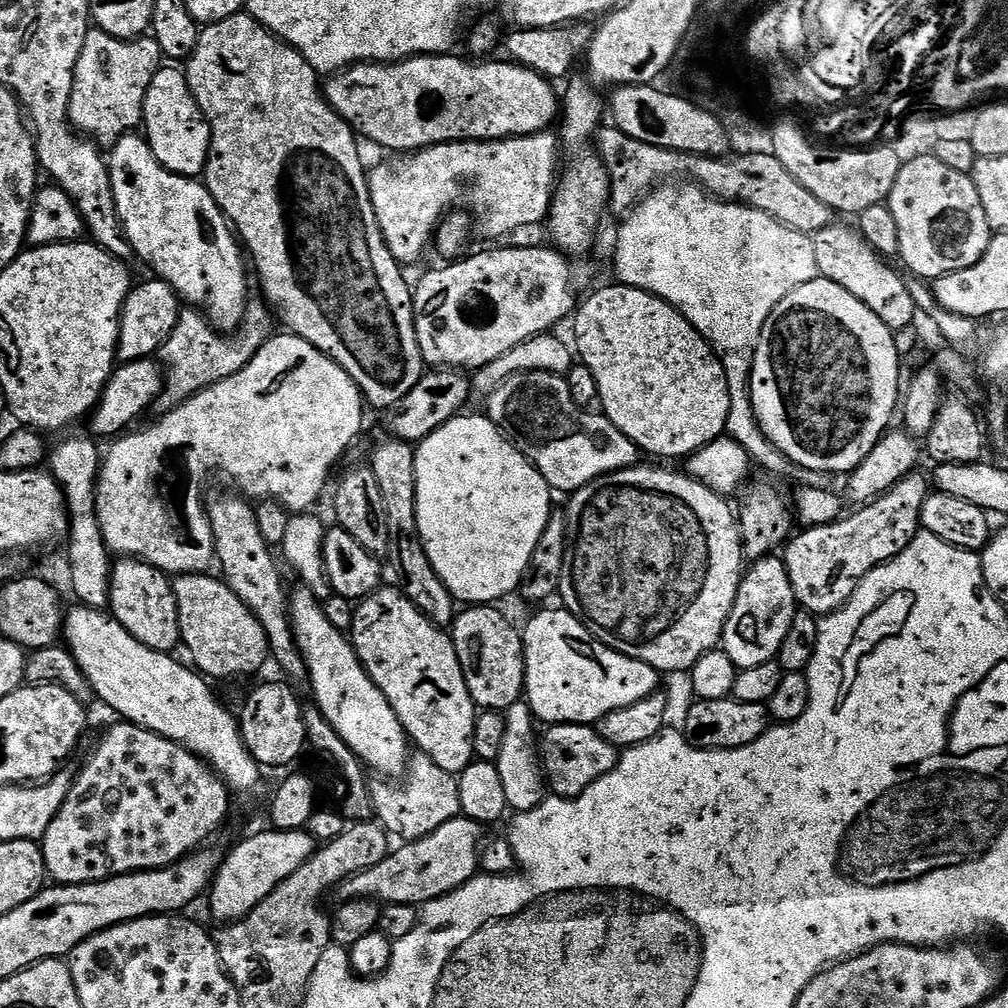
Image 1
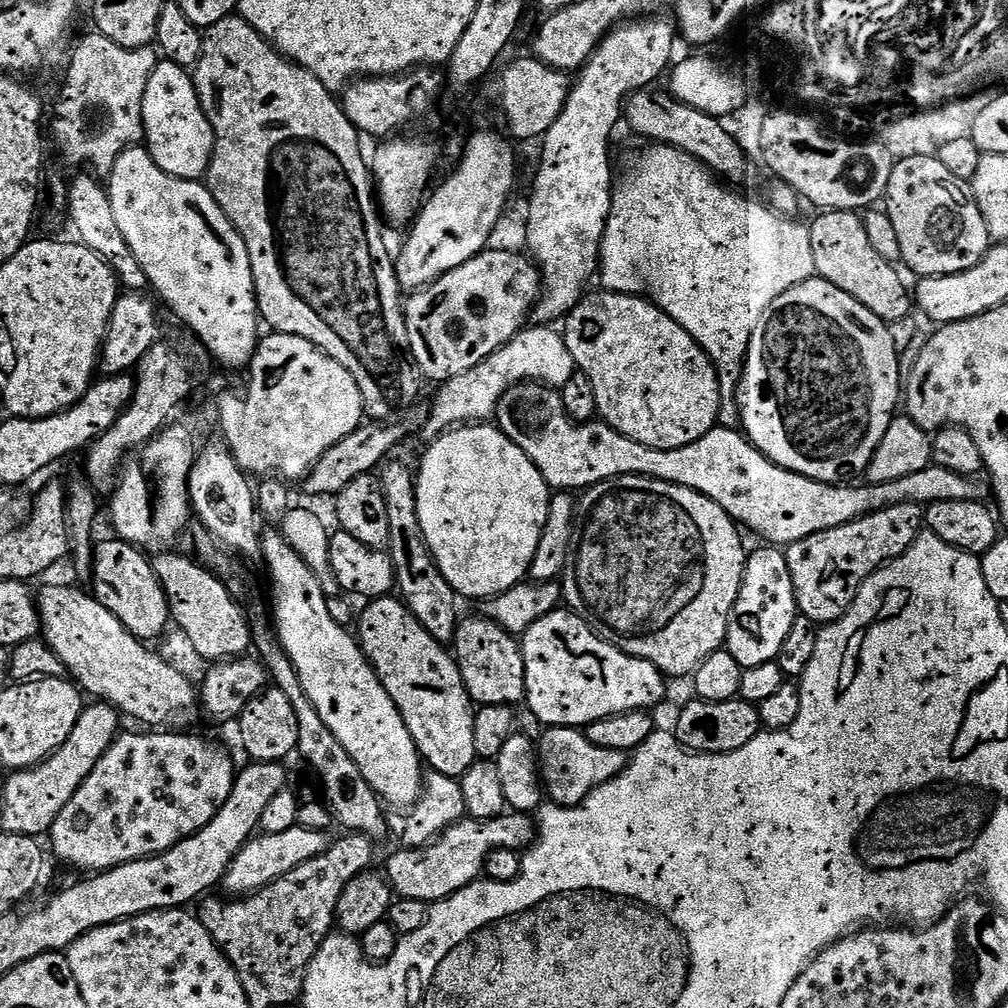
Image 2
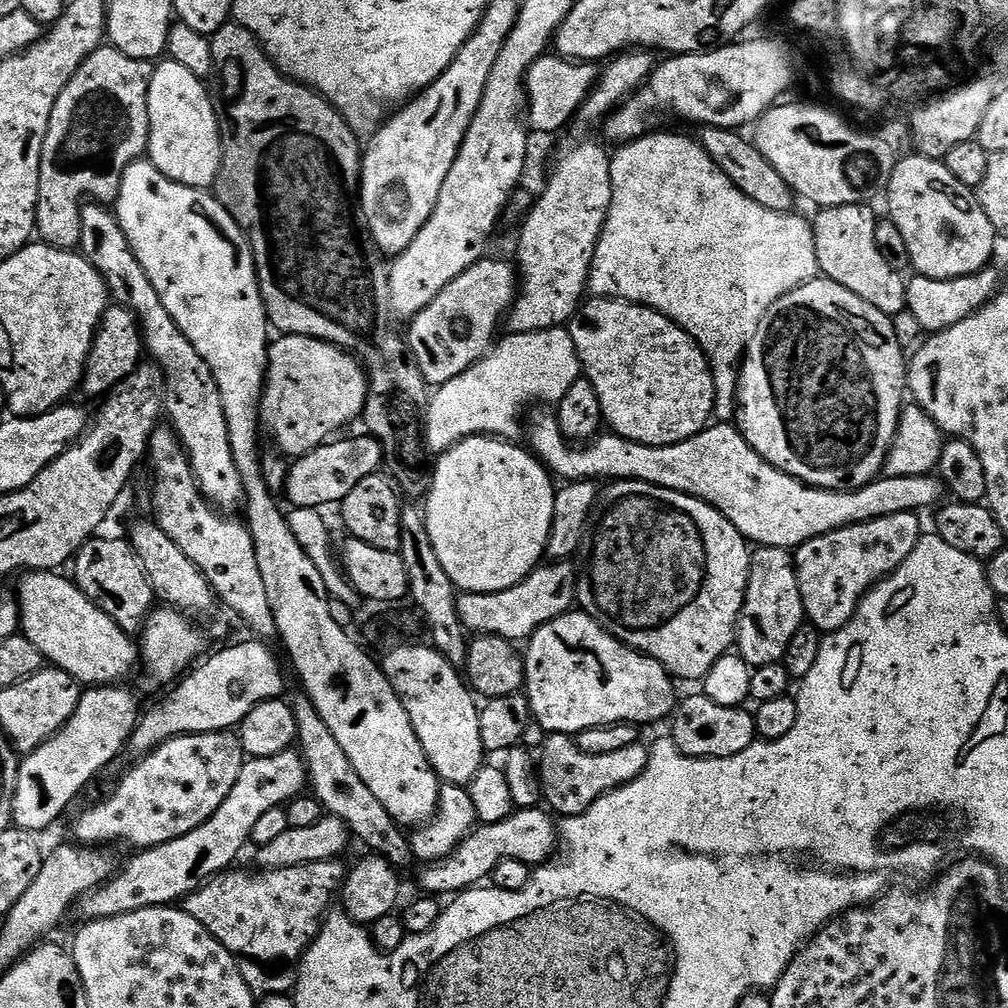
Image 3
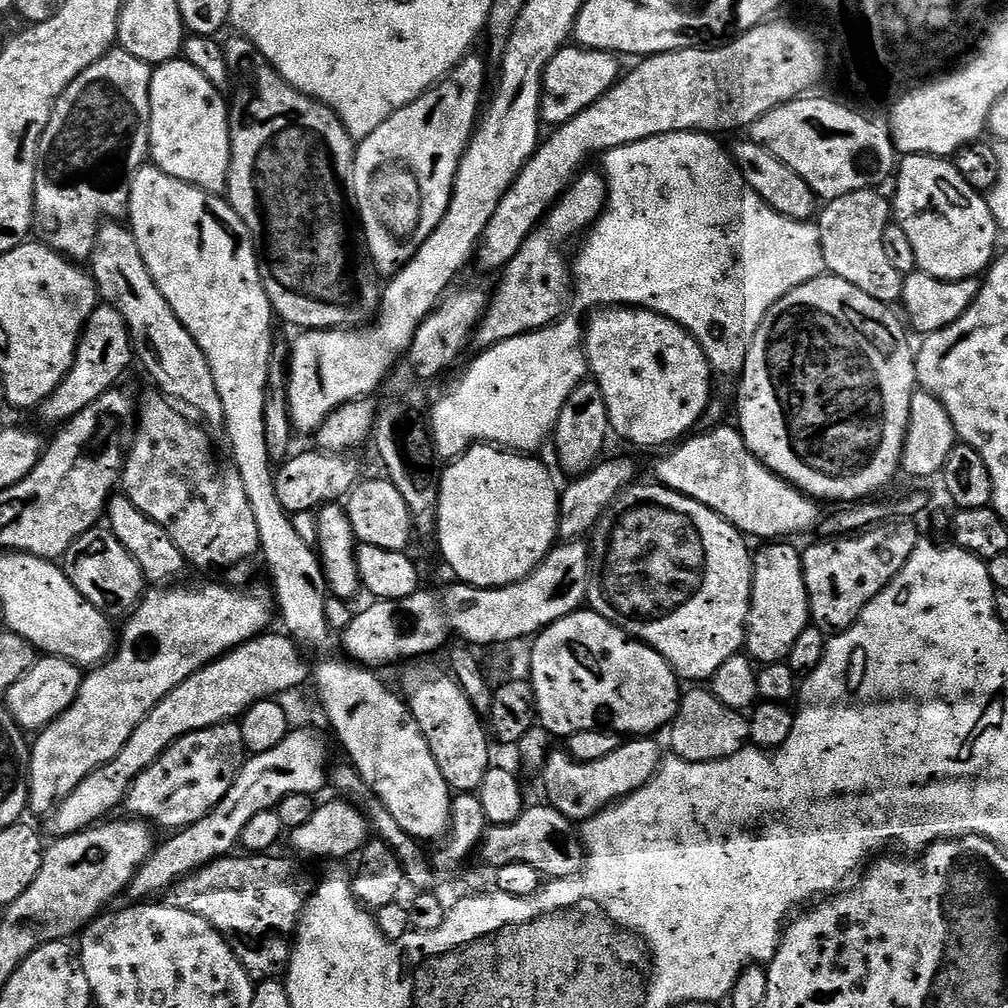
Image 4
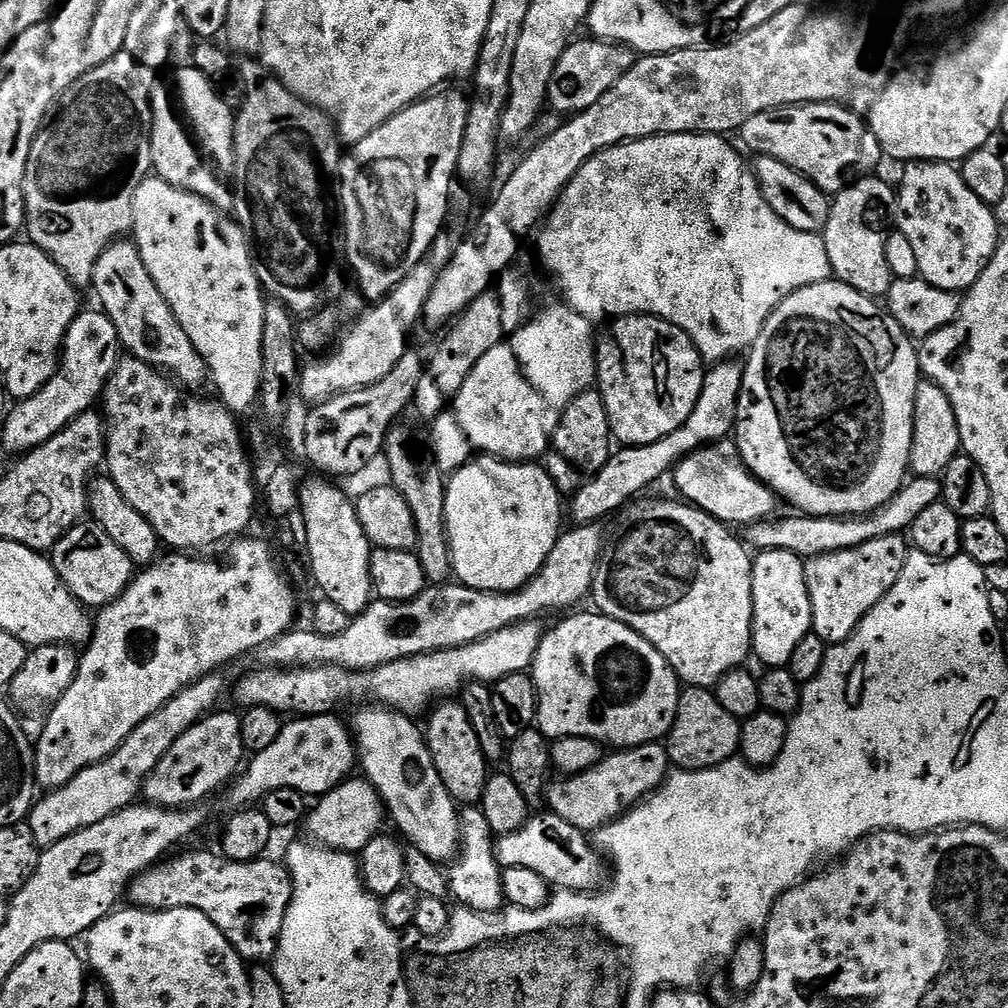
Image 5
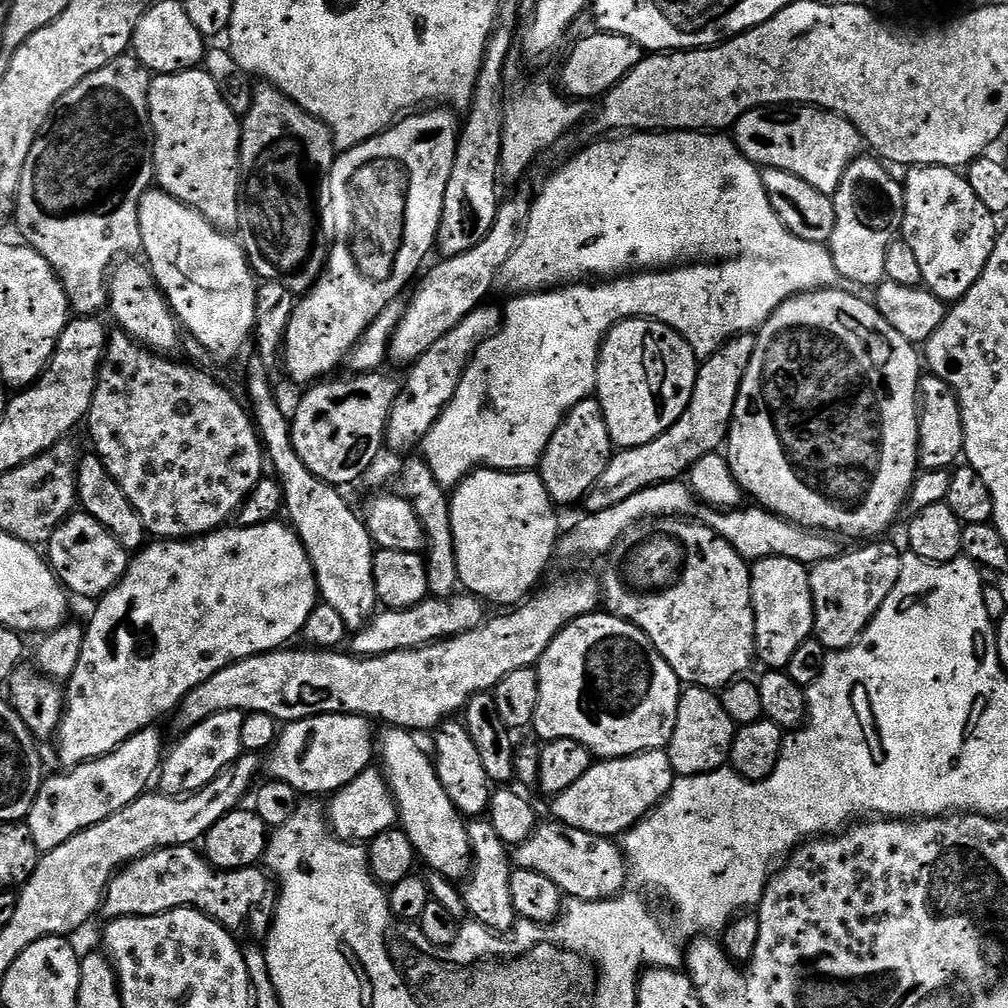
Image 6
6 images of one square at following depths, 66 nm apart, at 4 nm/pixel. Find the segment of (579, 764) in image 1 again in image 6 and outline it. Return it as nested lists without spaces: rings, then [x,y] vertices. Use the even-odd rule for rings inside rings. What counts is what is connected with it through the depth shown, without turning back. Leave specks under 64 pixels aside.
[[[661,750],[658,752],[643,752],[637,756],[627,756],[621,760],[600,760],[593,763],[590,770],[586,770],[586,774],[582,774],[582,778],[578,778],[578,782],[574,782],[574,786],[570,786],[570,790],[562,790],[562,794],[558,794],[551,801],[551,815],[555,817],[559,823],[566,826],[574,826],[574,830],[586,830],[586,834],[598,834],[599,836],[607,836],[609,838],[619,837],[621,834],[628,832],[640,820],[644,819],[648,813],[653,812],[659,804],[661,804],[668,796],[668,791],[672,789],[672,784],[678,779],[676,771],[670,766],[670,758],[667,751]]]

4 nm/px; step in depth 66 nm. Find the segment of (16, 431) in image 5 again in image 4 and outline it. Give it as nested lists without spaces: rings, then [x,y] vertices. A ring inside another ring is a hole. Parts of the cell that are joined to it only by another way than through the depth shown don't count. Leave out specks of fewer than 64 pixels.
[[[101,303],[90,314],[80,343],[76,345],[76,357],[66,374],[66,378],[43,400],[38,409],[38,415],[48,424],[63,426],[73,420],[78,413],[86,410],[90,402],[102,398],[110,389],[121,383],[124,371],[133,367],[132,339],[128,333],[124,319],[110,305]]]

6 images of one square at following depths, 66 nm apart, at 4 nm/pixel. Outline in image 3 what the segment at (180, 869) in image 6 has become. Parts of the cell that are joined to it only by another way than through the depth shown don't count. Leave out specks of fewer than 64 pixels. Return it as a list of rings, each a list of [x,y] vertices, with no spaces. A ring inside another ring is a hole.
[[[335,859],[323,860],[322,862],[306,862],[305,864],[290,866],[289,868],[255,870],[256,872],[236,872],[237,870],[221,872],[213,880],[201,886],[197,892],[191,892],[189,896],[184,897],[182,910],[186,914],[190,914],[190,918],[198,918],[198,922],[202,922],[202,926],[206,926],[206,930],[210,930],[210,934],[214,934],[214,938],[218,938],[218,942],[222,942],[222,946],[226,946],[226,950],[230,950],[230,954],[235,956],[237,961],[243,962],[240,964],[240,973],[246,982],[246,986],[250,986],[253,996],[257,998],[263,998],[265,996],[286,996],[295,989],[298,965],[304,958],[304,952],[316,941],[316,936],[320,933],[320,928],[324,924],[330,909],[333,907],[332,895],[335,892],[337,895],[343,889],[346,868],[345,865],[342,866],[340,863],[341,861],[339,859]]]

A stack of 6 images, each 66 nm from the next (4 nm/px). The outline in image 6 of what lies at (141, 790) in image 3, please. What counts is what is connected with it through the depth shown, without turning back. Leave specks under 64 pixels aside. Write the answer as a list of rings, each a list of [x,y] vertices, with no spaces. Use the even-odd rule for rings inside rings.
[[[226,710],[225,712],[219,712],[218,714],[214,714],[210,718],[206,718],[200,724],[195,724],[193,728],[187,729],[184,737],[181,738],[180,741],[177,742],[176,745],[171,745],[170,751],[165,755],[161,765],[160,771],[158,773],[158,788],[159,791],[164,792],[167,796],[189,796],[191,792],[197,792],[198,790],[202,790],[202,786],[206,786],[210,782],[214,782],[214,778],[218,778],[218,774],[222,774],[222,770],[226,770],[229,766],[234,763],[234,761],[241,756],[244,752],[244,747],[242,746],[242,722],[244,721],[245,713],[239,712],[238,710]]]

